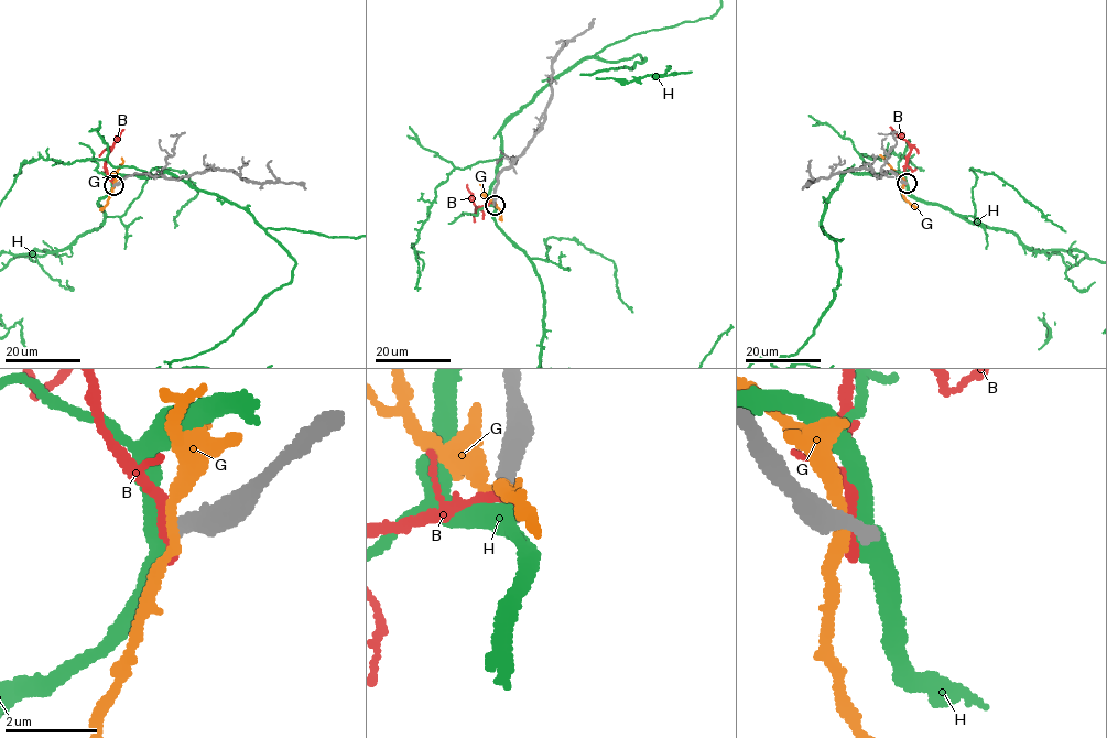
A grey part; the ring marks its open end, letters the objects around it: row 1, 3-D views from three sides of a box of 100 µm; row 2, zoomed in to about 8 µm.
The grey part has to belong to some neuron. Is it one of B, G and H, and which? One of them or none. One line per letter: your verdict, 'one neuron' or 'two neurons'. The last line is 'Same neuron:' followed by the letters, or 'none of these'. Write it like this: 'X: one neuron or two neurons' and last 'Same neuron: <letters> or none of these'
B: two neurons
G: two neurons
H: two neurons
Same neuron: none of these

